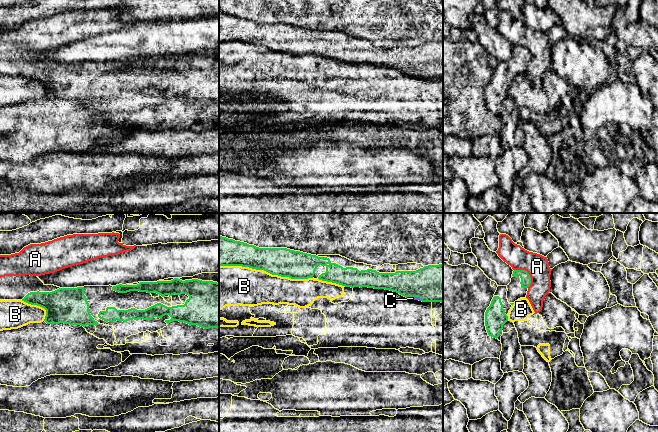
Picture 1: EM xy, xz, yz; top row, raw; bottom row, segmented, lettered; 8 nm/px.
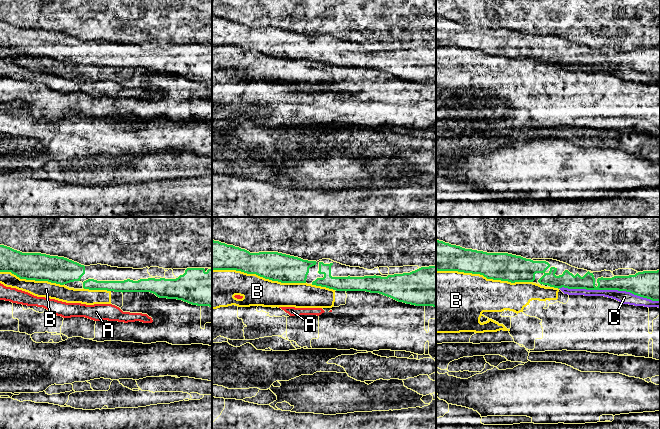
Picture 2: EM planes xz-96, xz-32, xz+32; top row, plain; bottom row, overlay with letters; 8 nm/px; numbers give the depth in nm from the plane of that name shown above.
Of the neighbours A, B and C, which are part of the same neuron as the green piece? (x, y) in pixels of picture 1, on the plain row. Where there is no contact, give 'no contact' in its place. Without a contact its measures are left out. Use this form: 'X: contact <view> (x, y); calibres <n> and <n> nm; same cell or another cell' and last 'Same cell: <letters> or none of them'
A: contact yz (527, 49); calibres 80 and 190 nm; another cell
B: contact xz (266, 47); calibres 220 and 320 nm; another cell
C: contact xz (414, 72); calibres 300 and 30 nm; another cell
Same cell: none of them

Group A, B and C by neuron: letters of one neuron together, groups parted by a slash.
A / B / C

